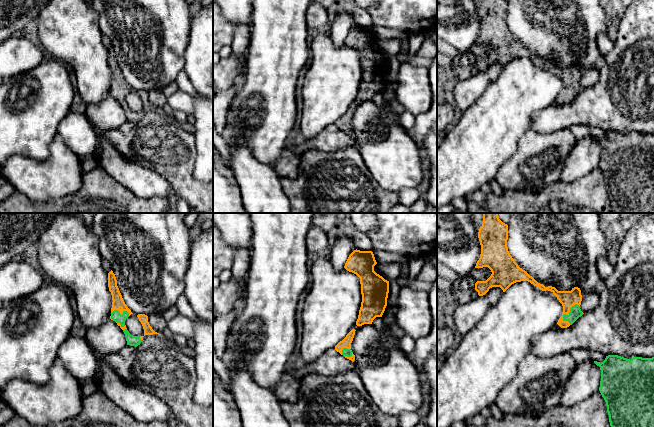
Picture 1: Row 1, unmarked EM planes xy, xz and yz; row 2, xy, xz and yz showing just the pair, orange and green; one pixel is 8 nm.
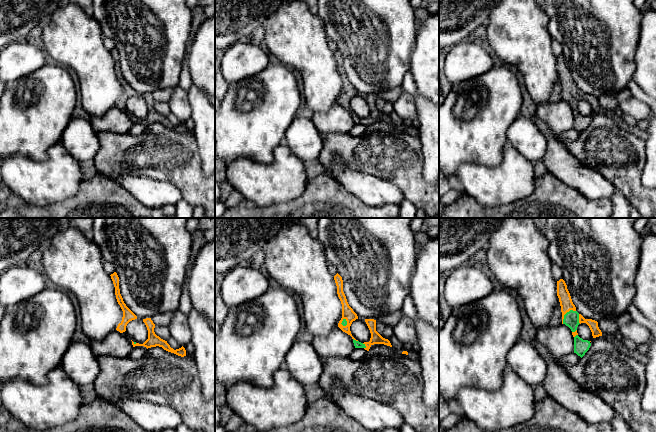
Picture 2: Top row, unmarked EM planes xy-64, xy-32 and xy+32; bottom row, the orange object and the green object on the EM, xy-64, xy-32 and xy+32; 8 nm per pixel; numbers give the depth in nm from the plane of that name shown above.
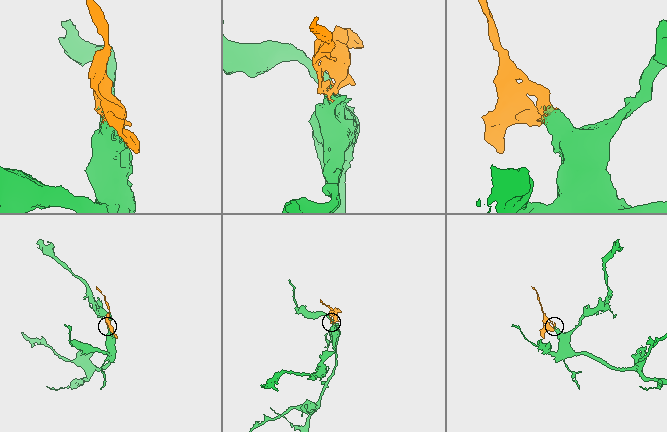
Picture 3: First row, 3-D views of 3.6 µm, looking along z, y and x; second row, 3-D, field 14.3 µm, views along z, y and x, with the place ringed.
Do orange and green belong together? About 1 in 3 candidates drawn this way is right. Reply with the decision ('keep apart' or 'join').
join

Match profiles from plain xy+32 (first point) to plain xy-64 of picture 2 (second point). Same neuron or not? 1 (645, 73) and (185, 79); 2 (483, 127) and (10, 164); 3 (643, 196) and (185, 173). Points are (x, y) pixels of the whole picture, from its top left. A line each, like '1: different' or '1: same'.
1: different
2: different
3: same

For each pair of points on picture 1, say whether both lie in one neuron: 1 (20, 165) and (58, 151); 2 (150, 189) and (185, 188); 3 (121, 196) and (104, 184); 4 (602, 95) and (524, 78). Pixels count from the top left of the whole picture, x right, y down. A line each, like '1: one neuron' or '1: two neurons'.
1: one neuron
2: two neurons
3: one neuron
4: two neurons

